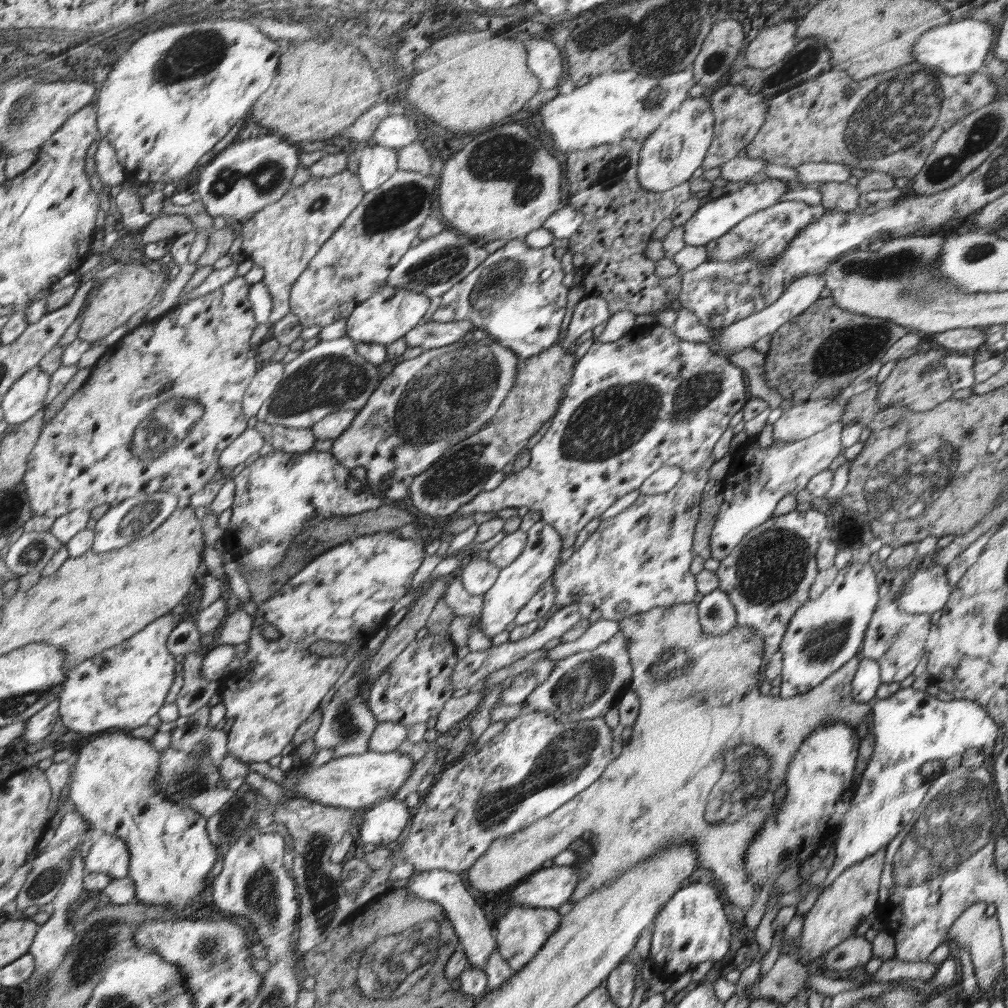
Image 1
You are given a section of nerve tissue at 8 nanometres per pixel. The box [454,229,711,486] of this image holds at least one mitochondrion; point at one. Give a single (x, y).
(505, 281)

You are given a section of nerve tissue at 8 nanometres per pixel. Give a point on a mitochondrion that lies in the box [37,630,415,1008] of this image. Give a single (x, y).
(101, 938)

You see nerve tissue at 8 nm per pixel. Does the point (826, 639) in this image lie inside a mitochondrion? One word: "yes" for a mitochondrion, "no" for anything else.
yes

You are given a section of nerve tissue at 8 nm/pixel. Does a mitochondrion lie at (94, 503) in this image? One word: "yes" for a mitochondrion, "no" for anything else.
no

